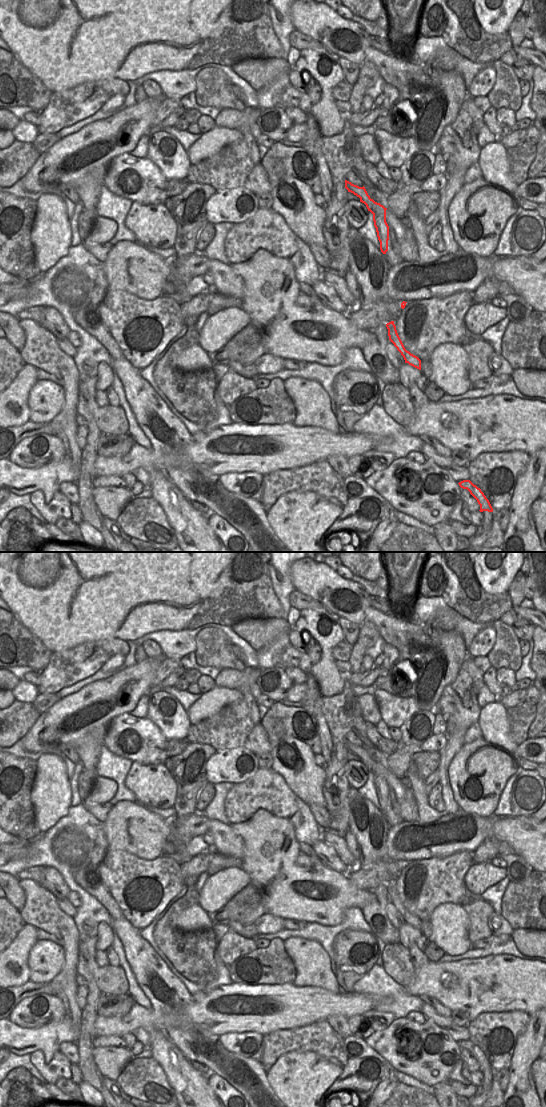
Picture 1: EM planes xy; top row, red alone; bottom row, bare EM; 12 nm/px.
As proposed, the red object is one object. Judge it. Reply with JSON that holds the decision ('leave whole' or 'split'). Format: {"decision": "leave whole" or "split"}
{"decision": "leave whole"}

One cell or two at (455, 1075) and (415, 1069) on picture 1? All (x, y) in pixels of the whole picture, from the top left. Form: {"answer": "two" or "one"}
{"answer": "two"}

